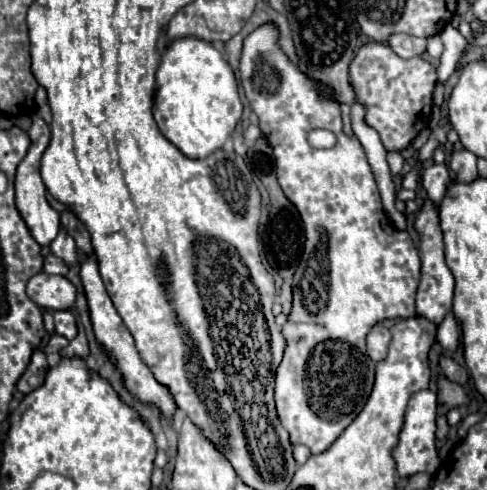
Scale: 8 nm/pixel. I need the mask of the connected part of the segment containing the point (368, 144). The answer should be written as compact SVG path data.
M355 101L355 105L351 105L351 121L353 121L353 133L361 141L363 149L367 153L369 165L371 165L371 169L375 173L385 213L389 215L389 219L393 221L393 225L397 229L405 229L405 215L399 213L395 209L395 205L393 205L395 203L395 189L393 189L393 179L391 179L391 173L389 173L387 159L385 159L387 151L385 151L385 147L381 143L379 133L365 123L365 109L363 109L363 105L359 101Z

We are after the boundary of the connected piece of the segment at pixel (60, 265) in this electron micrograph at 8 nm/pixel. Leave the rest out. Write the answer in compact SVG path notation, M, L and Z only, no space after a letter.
M49 253L49 255L45 257L43 271L45 271L45 273L53 273L53 275L65 275L69 269L67 269L67 265L65 265L59 257L55 257L53 253Z

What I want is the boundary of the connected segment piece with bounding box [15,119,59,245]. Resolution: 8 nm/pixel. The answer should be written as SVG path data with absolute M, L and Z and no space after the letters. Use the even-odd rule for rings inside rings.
M35 119L31 129L27 131L29 139L31 139L31 147L25 155L25 159L19 163L19 169L17 169L17 177L15 177L15 201L17 201L17 209L23 217L23 221L27 223L27 227L31 229L31 235L35 237L35 241L39 245L49 245L57 233L59 233L59 213L47 203L45 199L45 183L41 179L41 173L39 173L39 163L41 163L41 157L43 157L43 151L47 149L49 145L49 139L51 139L51 133L49 133L49 125L43 121L43 119Z

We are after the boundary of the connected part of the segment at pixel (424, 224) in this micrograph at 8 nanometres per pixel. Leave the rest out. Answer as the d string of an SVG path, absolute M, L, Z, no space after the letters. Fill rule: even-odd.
M425 199L421 205L421 211L415 217L413 223L421 245L421 283L417 289L417 315L441 323L443 317L451 311L451 297L453 297L453 275L445 263L445 255L443 255L443 233L439 227L439 211L437 205L431 199Z

